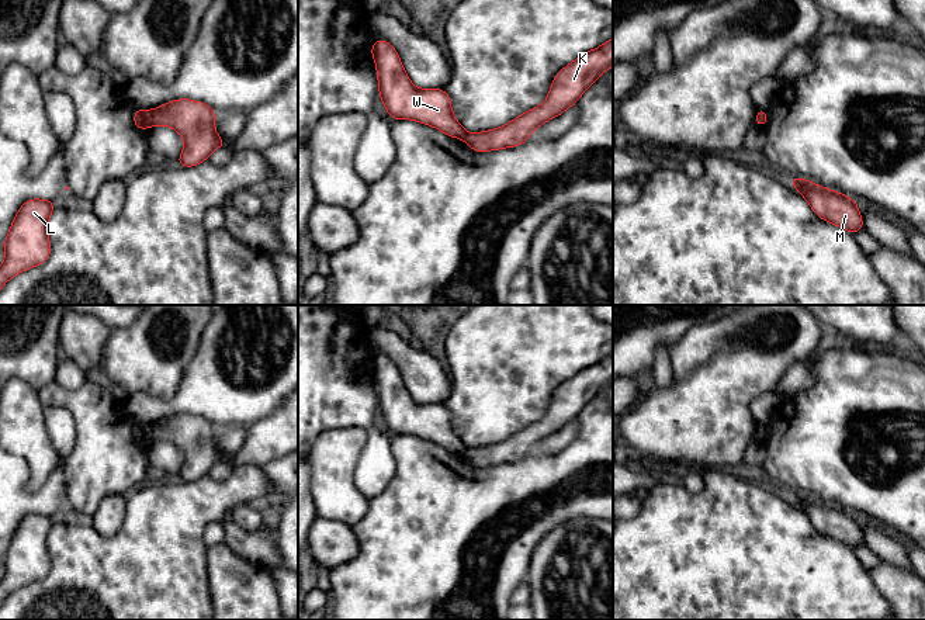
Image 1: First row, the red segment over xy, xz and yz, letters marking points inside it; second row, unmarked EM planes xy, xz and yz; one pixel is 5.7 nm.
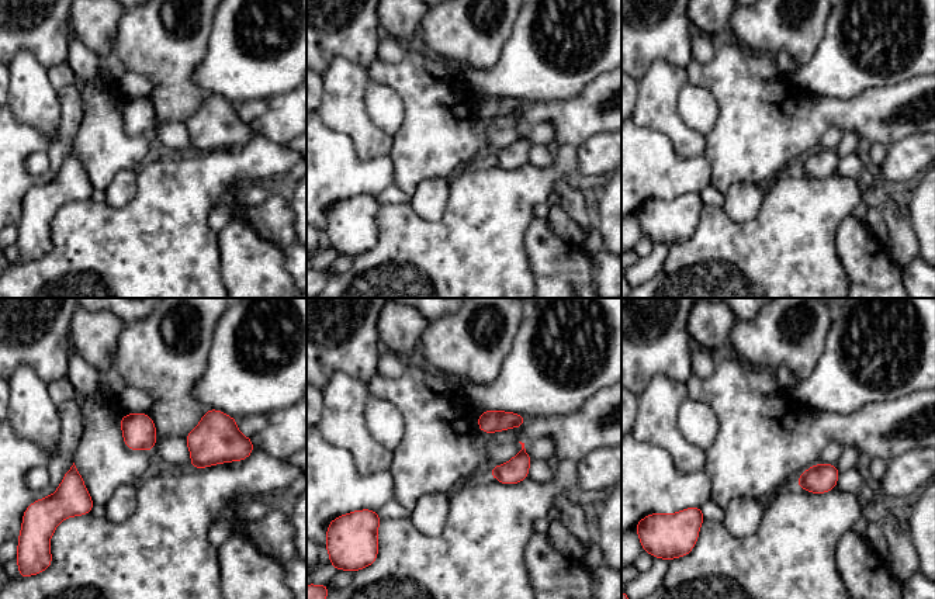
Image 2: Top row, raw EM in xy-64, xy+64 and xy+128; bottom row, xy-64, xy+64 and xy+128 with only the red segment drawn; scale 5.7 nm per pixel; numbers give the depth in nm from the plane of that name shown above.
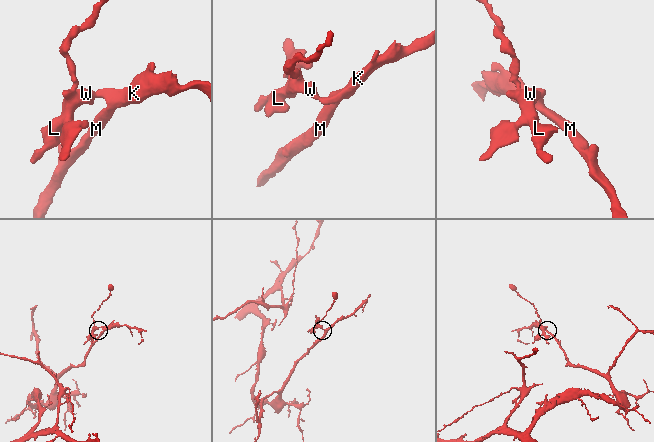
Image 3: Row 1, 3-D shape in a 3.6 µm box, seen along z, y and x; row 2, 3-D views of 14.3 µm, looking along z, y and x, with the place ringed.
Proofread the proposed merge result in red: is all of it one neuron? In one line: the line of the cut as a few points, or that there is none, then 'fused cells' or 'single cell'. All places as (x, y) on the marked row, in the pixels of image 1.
xy (151, 111), (149, 124) | fused cells

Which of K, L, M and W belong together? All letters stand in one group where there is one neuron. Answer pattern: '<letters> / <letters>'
K M / L W

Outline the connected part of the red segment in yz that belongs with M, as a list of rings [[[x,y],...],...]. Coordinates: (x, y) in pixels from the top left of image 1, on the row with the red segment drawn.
[[[801,177],[789,179],[791,186],[806,198],[814,214],[849,233],[865,229],[856,200],[835,190],[828,190]]]

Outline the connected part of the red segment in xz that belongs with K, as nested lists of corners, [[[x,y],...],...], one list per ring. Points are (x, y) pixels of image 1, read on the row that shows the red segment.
[[[613,38],[590,49],[561,69],[552,79],[545,101],[500,128],[484,132],[465,132],[462,141],[475,152],[516,148],[530,141],[533,129],[561,115],[576,104],[597,77],[613,66]]]

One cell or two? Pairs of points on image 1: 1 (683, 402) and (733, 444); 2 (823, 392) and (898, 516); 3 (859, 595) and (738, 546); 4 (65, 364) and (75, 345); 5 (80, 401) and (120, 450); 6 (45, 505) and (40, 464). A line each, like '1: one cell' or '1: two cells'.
1: one cell
2: one cell
3: one cell
4: two cells
5: one cell
6: two cells

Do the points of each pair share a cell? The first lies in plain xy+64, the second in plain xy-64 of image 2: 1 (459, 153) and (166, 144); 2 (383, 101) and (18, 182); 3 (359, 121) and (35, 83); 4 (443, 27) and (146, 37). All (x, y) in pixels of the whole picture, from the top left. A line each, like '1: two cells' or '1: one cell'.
1: two cells
2: one cell
3: one cell
4: one cell

